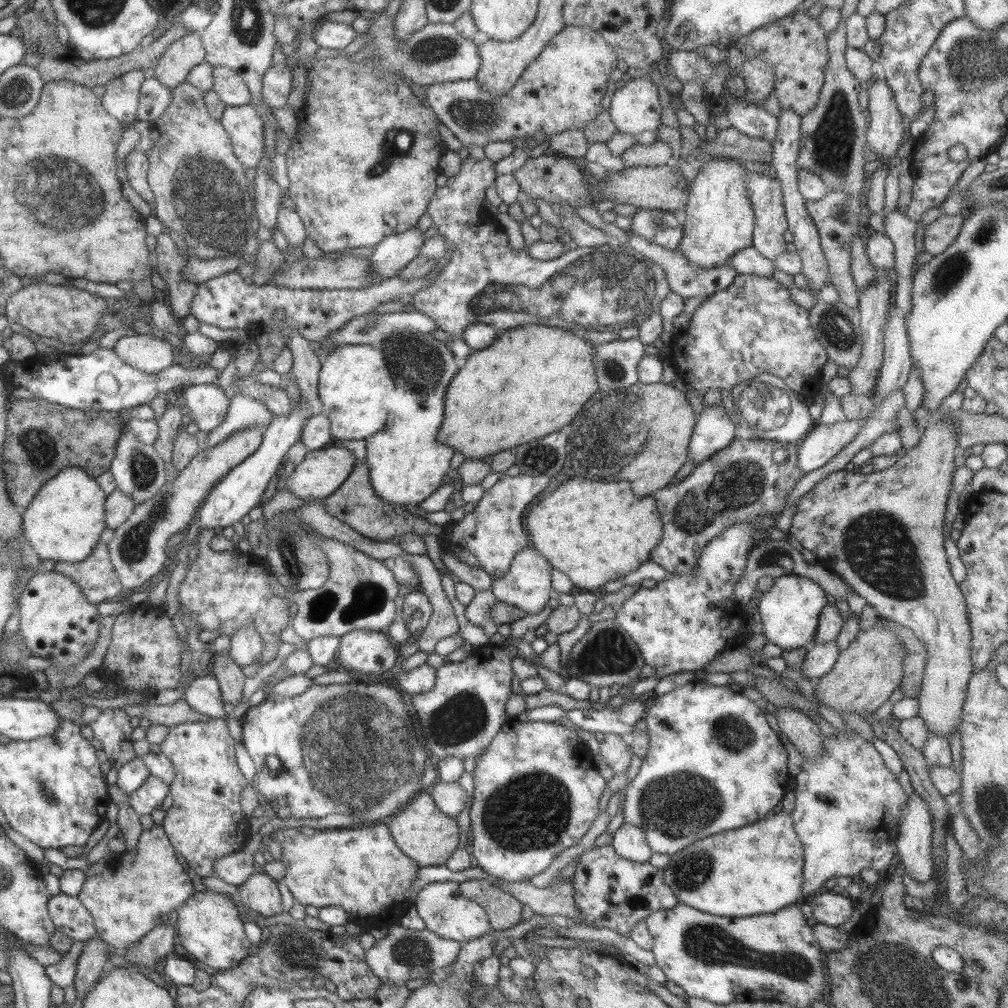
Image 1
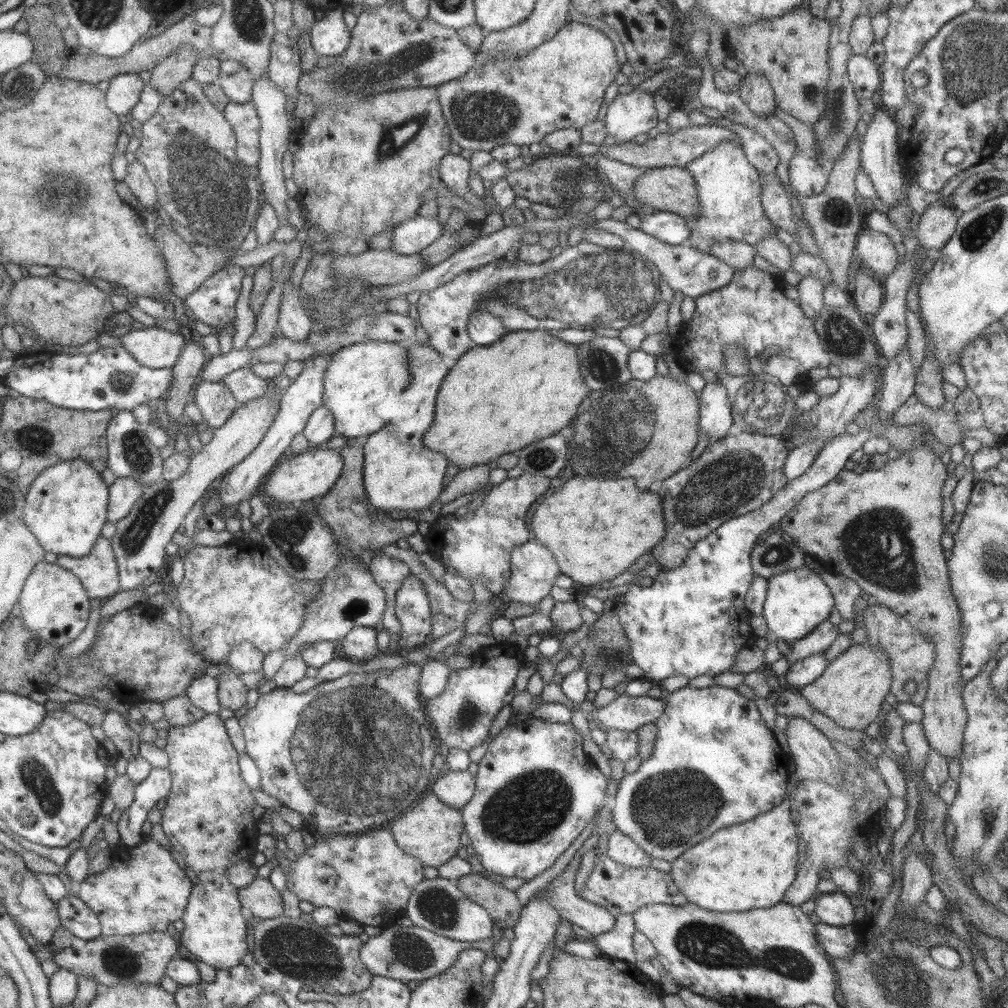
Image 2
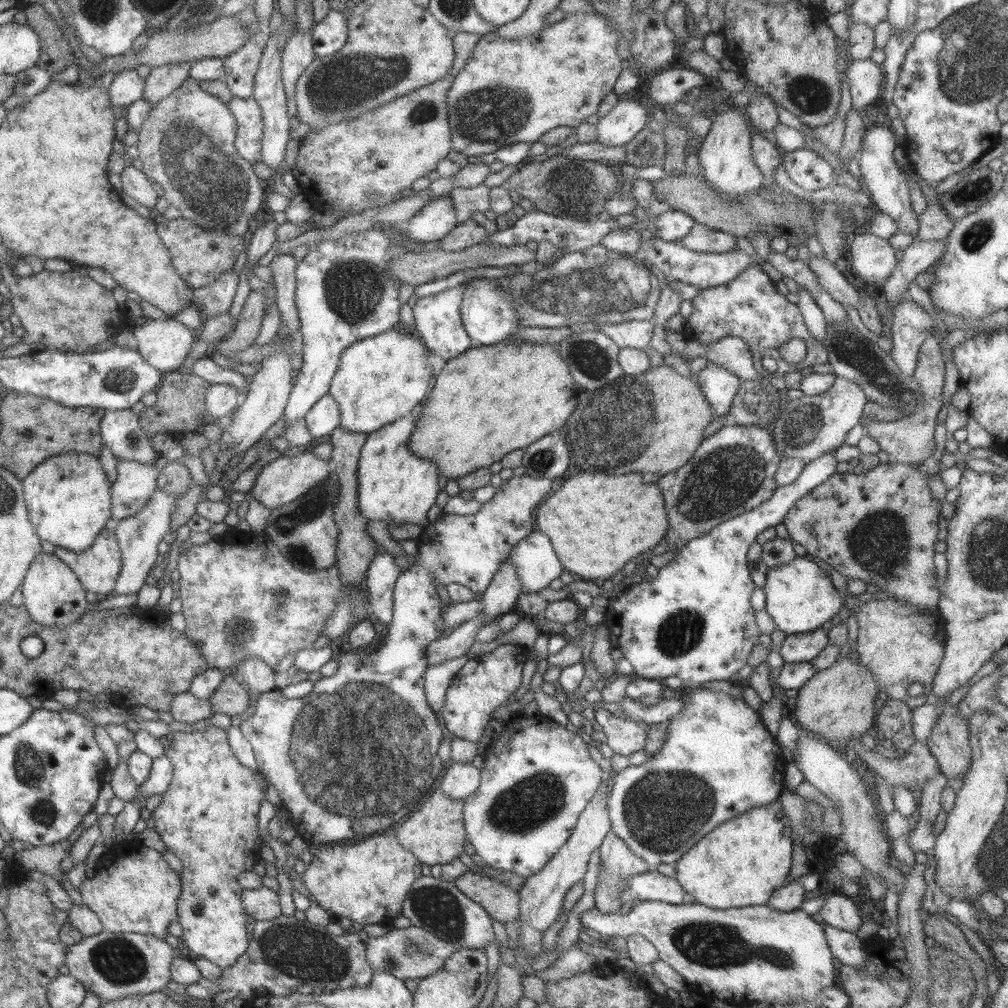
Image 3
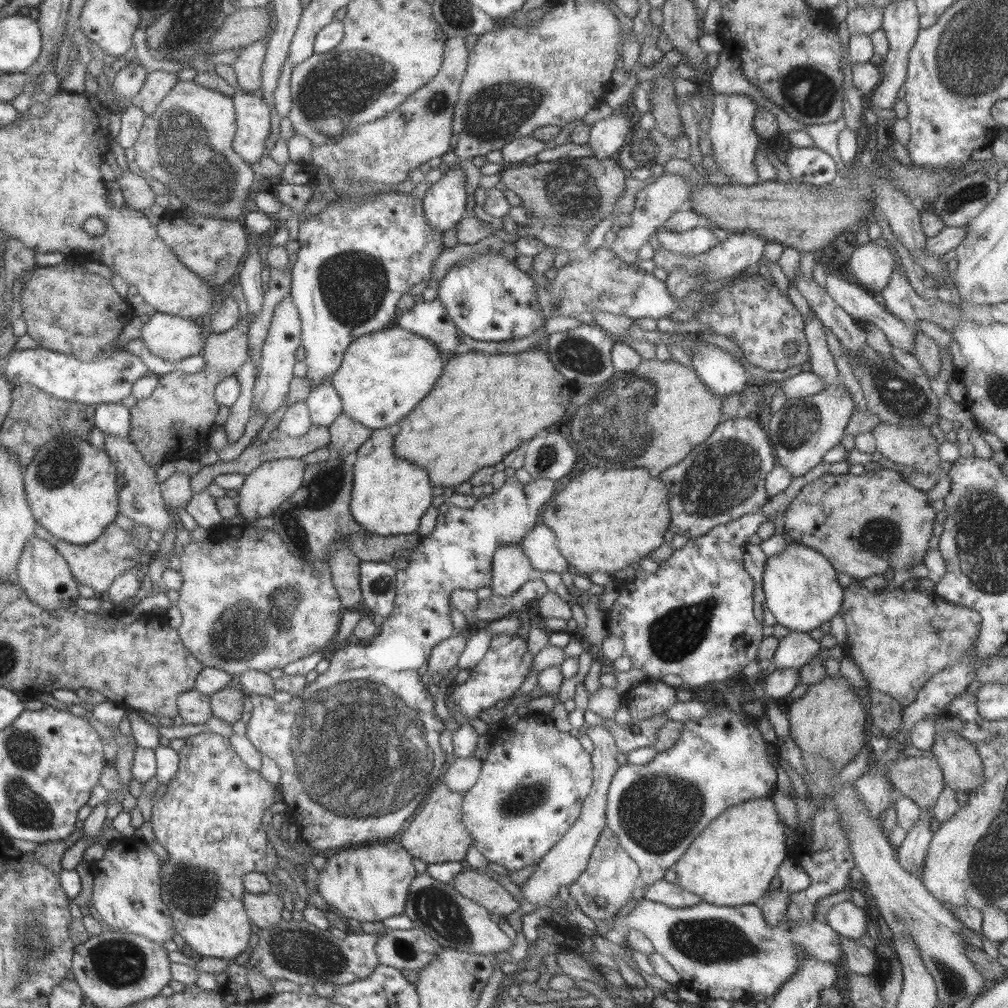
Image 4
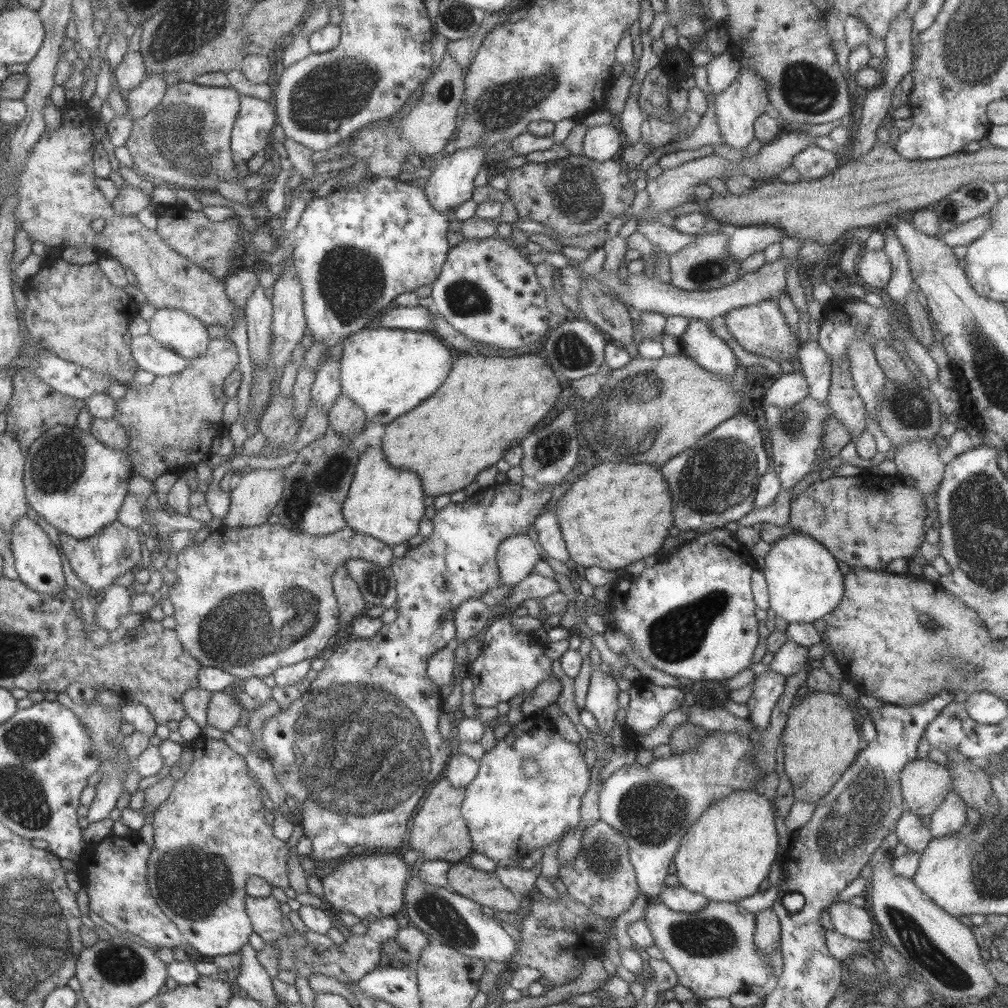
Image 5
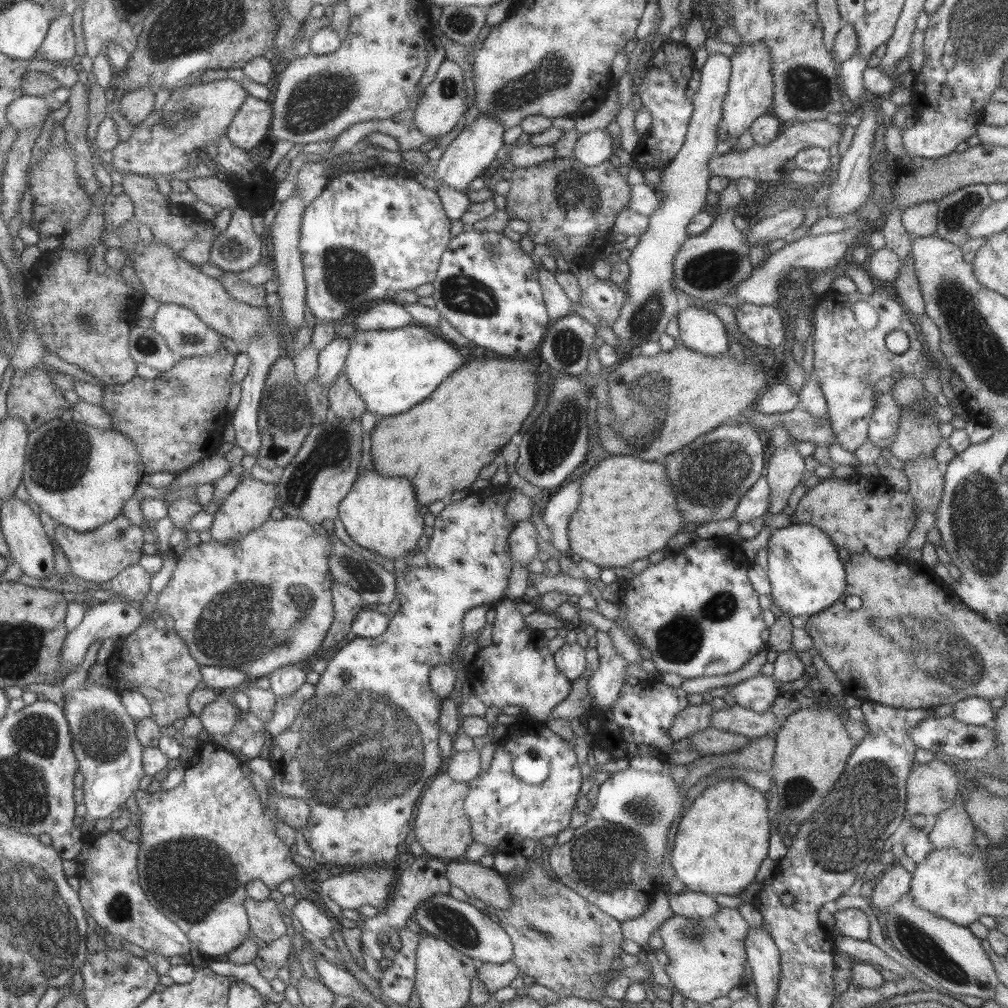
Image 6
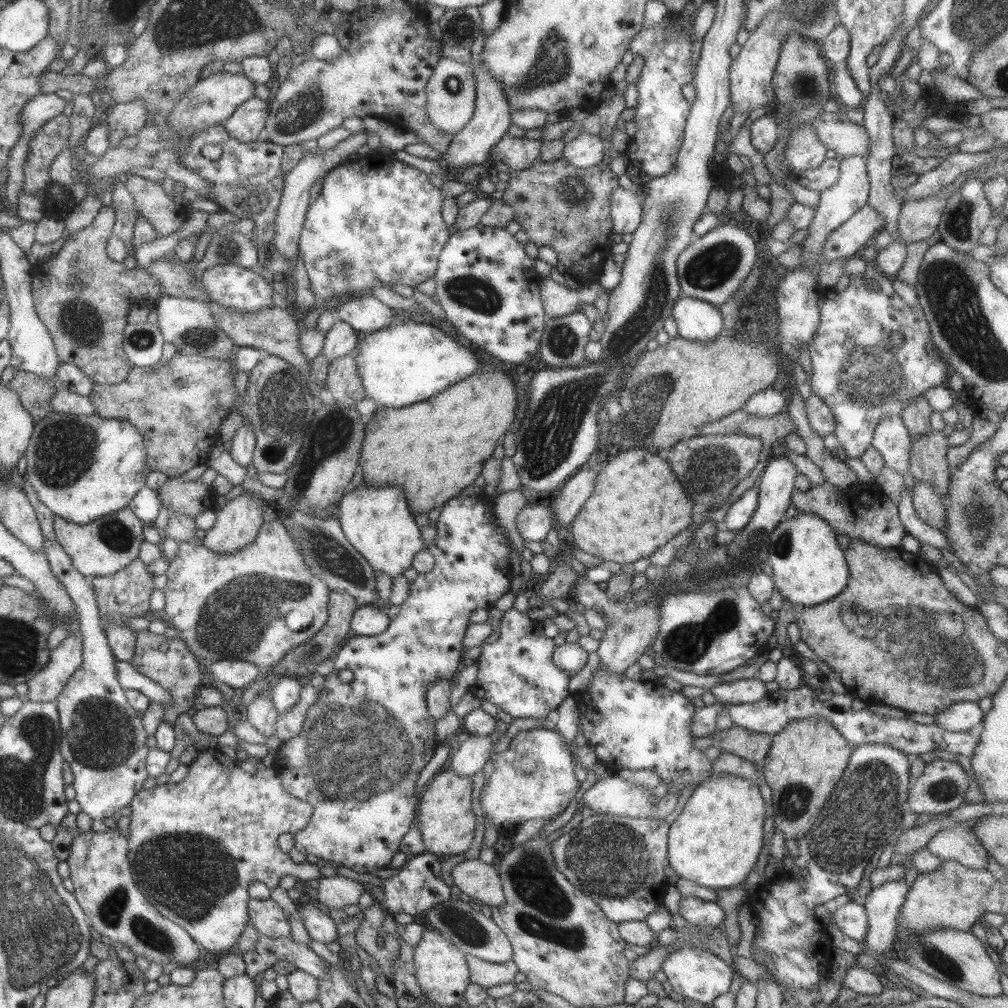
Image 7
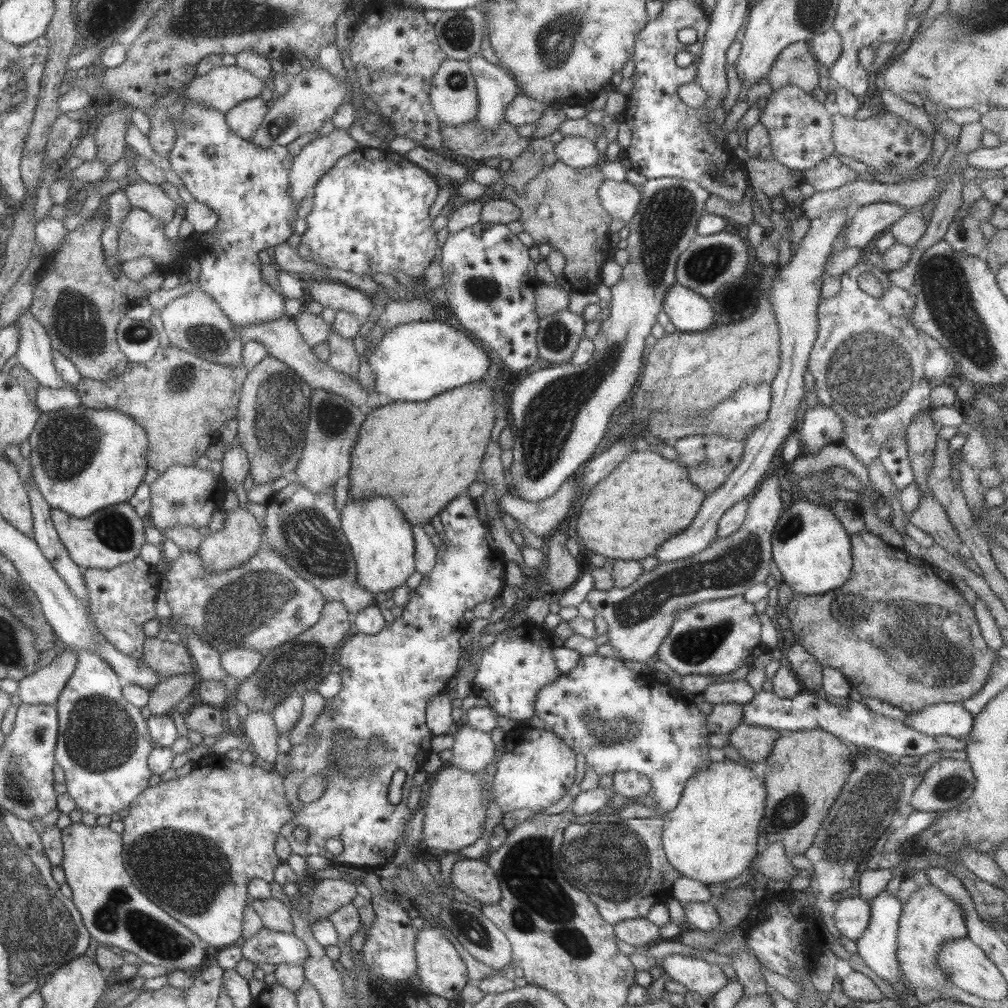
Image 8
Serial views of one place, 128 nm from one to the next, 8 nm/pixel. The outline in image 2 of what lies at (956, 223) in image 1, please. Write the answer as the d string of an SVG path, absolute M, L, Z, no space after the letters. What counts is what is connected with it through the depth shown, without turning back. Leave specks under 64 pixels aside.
M946 203L929 204L919 217L915 236L918 244L928 250L939 250L956 227L958 213Z

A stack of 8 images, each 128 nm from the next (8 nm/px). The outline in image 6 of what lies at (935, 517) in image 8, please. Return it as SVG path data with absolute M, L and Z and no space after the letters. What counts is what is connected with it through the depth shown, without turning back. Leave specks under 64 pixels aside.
M933 456L919 457L905 461L902 470L907 477L907 494L914 499L914 506L919 511L935 512L942 493L943 469Z

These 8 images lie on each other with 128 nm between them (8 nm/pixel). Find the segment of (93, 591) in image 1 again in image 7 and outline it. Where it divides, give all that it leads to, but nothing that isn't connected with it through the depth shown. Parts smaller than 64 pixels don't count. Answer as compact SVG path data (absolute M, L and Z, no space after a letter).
M123 508L111 515L99 516L87 524L75 524L53 516L52 527L55 540L69 556L73 568L86 578L109 576L121 570L132 560L138 558L141 543L144 541L142 528L145 523Z

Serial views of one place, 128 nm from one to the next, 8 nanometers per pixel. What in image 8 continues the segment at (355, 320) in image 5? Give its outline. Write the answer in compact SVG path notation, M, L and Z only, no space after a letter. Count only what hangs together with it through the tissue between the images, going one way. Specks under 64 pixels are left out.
M358 146L337 161L333 168L317 180L312 189L312 208L304 218L306 229L300 235L300 242L309 248L310 255L307 258L315 264L347 270L351 274L392 275L395 270L401 270L405 276L419 284L437 250L436 232L431 227L432 219L427 213L437 196L438 186L434 176L409 162L404 155L391 151L389 147Z

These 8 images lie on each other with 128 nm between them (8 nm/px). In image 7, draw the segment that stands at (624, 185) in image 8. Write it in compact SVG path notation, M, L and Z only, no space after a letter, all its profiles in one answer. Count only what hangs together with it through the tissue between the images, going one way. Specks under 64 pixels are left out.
M617 186L609 196L610 218L614 234L632 234L637 228L642 210L641 203L631 190Z

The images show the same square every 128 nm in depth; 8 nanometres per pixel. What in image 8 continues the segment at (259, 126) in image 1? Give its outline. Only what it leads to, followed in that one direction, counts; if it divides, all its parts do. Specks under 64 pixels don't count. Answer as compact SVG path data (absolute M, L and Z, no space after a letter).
M261 97L245 99L235 104L231 110L225 111L224 119L229 130L249 141L261 124L267 109L267 103Z

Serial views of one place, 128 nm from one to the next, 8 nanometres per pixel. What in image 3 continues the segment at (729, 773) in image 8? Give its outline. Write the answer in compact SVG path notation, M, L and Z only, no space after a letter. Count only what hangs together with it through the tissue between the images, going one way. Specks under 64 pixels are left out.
M775 801L765 806L755 806L743 814L733 816L733 820L723 820L703 840L699 840L686 854L676 860L673 878L696 903L708 908L724 910L765 905L771 892L782 887L789 873L792 850L789 819L783 813L781 804Z

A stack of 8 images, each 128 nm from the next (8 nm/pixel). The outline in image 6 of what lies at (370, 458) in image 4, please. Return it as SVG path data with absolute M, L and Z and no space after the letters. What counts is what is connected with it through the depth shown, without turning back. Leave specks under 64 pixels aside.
M373 466L360 467L357 478L338 507L346 534L359 546L373 554L404 559L404 554L423 544L423 517L419 514L413 484L407 478L379 475Z

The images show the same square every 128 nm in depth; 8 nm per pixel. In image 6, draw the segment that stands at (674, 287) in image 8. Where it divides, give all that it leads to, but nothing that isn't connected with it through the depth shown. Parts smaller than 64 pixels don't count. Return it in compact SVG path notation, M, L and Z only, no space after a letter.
M689 306L677 313L678 342L707 357L718 358L727 352L725 327L719 318L705 308Z

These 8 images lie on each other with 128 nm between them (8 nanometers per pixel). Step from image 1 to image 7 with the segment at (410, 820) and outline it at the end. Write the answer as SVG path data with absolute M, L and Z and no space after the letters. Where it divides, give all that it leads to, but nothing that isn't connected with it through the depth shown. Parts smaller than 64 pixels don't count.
M446 766L426 784L419 796L415 820L426 853L457 856L471 846L476 821L471 811L471 786L471 776L459 776Z

